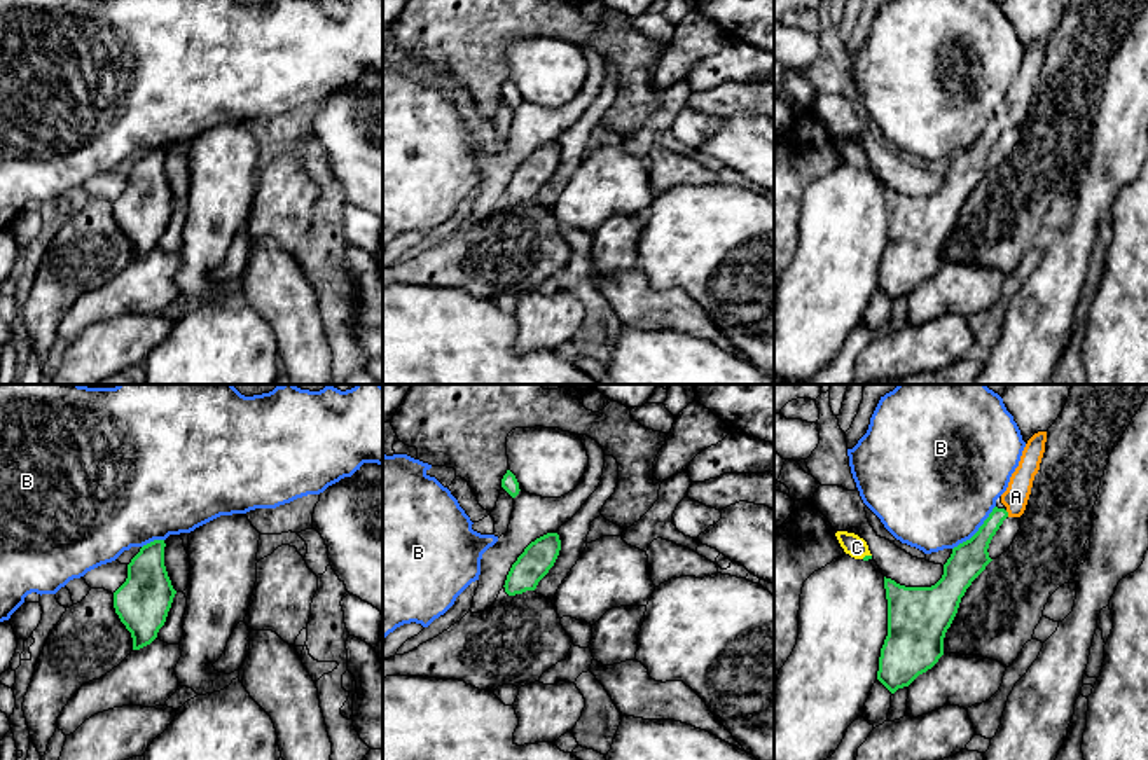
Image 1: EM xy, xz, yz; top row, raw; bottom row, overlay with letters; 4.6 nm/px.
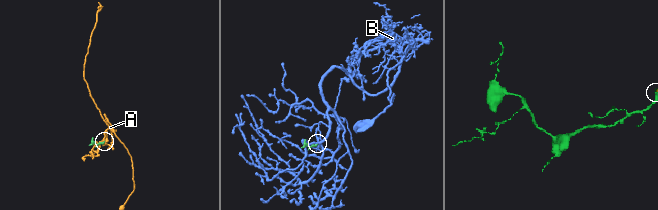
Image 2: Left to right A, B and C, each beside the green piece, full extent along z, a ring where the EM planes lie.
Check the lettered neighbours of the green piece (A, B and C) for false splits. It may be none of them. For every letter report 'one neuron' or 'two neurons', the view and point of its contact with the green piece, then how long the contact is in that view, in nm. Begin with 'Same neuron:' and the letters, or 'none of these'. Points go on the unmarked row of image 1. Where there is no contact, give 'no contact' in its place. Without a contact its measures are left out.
Same neuron: A, C
A: one neuron; contact yz (1007, 123); length 40 nm
B: two neurons; contact yz (979, 138); length 280 nm
C: one neuron; contact yz (865, 165); length 50 nm

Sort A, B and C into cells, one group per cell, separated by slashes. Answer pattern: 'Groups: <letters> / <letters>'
Groups: A C / B

